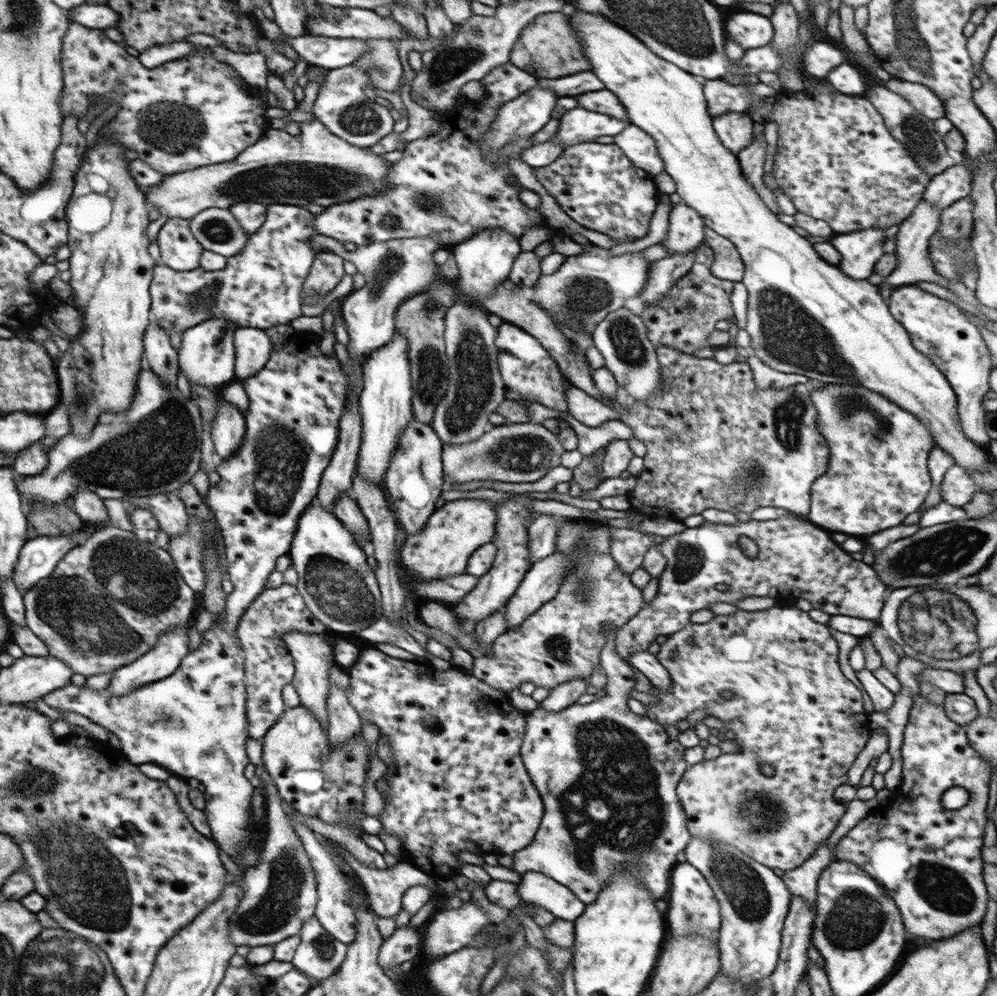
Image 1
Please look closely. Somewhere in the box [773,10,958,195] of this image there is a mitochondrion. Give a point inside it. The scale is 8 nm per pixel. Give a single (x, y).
(916, 133)

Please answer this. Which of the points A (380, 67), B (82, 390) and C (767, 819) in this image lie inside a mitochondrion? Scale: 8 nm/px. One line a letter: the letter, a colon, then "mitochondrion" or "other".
A: mitochondrion
B: mitochondrion
C: mitochondrion

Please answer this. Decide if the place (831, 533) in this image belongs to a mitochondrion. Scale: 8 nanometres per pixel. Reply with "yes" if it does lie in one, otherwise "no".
no

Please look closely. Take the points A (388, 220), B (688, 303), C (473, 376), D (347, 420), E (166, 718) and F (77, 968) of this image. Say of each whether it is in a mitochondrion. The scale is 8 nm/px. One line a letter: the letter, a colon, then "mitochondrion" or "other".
A: mitochondrion
B: mitochondrion
C: mitochondrion
D: other
E: mitochondrion
F: mitochondrion

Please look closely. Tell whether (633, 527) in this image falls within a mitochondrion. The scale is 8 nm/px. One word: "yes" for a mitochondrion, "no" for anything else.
no

